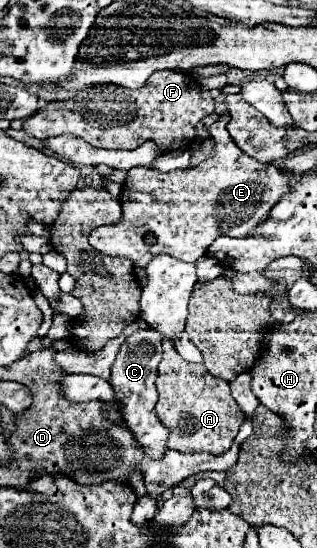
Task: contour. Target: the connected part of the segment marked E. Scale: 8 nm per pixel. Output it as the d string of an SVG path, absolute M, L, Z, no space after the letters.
M223 114L215 124L211 124L209 132L215 140L213 156L189 170L173 170L173 172L159 172L155 168L133 168L127 172L121 204L123 204L123 218L117 224L95 228L89 236L89 244L107 256L125 256L133 260L135 266L145 268L157 254L169 254L183 262L195 262L199 256L207 254L211 242L219 236L235 236L245 238L255 226L265 222L273 210L273 206L291 192L289 176L277 168L275 164L263 164L255 158L243 154L237 144L229 138L225 124L229 122L229 114Z

